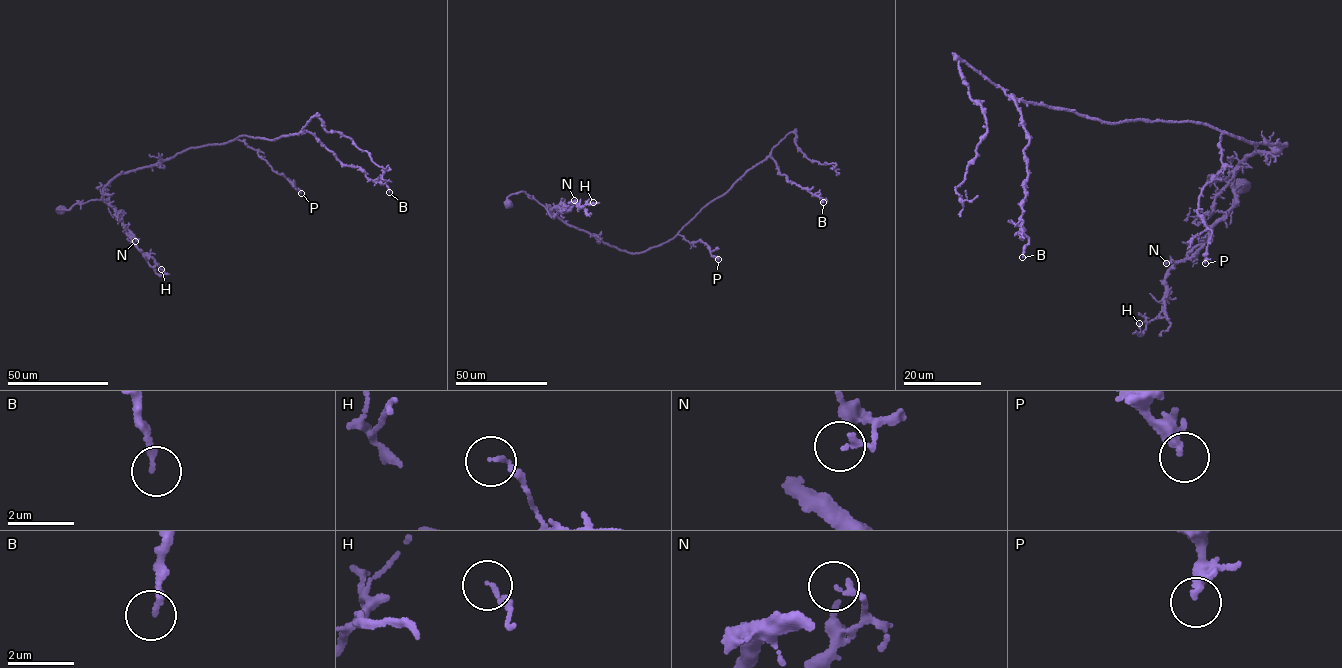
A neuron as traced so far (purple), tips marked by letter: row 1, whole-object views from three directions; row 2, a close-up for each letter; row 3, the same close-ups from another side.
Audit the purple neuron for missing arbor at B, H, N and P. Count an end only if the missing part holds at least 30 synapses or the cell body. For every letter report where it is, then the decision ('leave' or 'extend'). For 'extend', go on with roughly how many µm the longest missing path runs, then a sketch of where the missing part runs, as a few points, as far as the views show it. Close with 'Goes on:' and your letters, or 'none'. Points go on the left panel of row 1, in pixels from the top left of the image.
B: at (389, 192); leave
H: at (161, 269); leave
N: at (135, 241); leave
P: at (301, 193); extend; about 20 µm are missing; missing branch runs (301, 193), (312, 198), (316, 195), (305, 185)
Goes on: P

